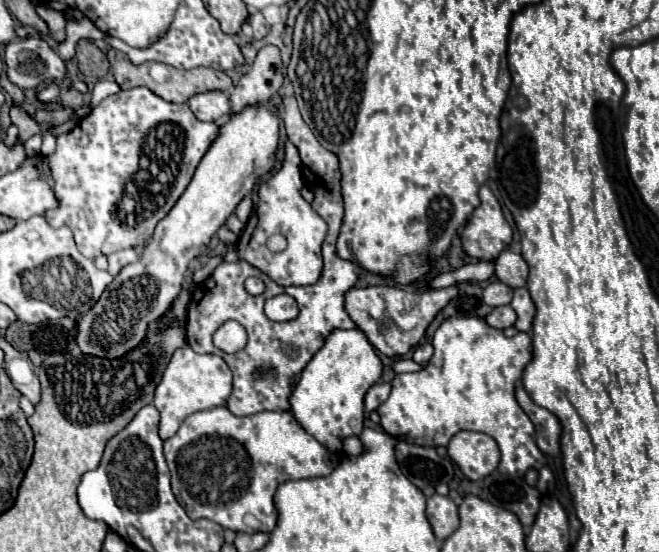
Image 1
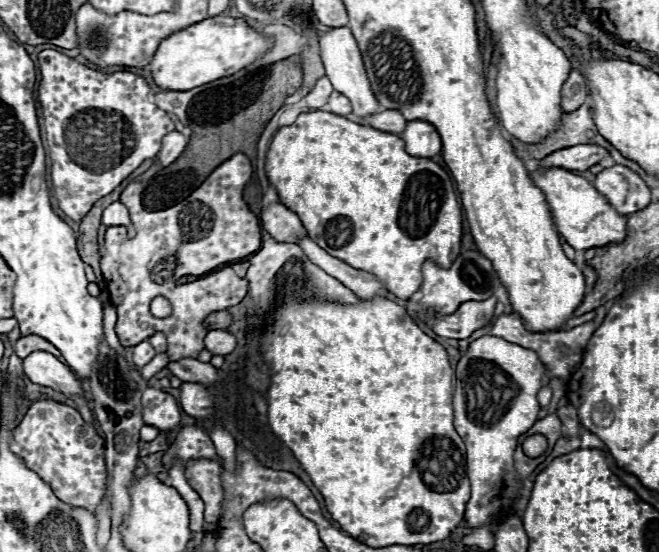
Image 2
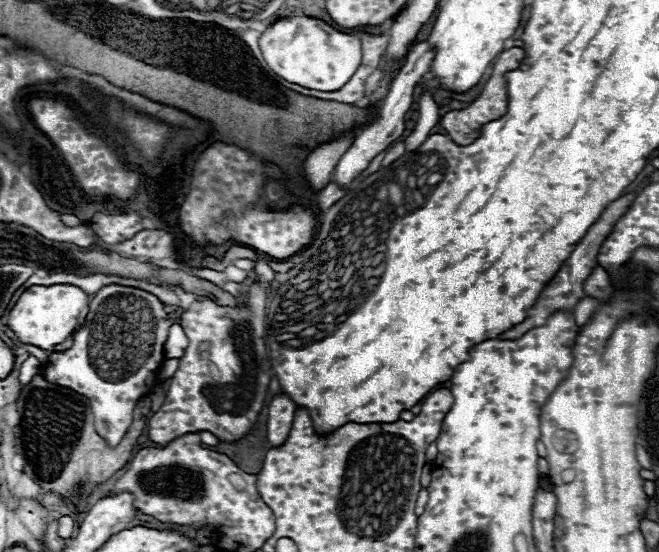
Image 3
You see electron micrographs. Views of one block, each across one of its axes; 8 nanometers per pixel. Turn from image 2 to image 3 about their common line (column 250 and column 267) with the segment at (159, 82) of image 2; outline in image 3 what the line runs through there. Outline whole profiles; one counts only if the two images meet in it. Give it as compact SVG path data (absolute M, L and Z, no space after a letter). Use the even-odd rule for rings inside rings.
M290 16L276 20L260 36L260 50L268 66L288 82L304 88L336 92L342 88L362 62L360 34L346 34L336 26L326 24L318 18Z

